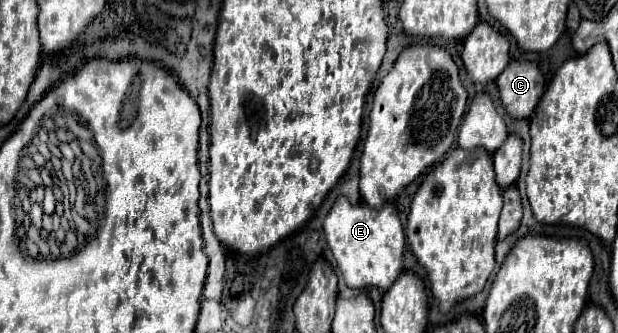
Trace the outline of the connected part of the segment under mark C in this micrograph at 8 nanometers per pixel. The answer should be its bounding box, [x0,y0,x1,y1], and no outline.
[496,60,546,118]

